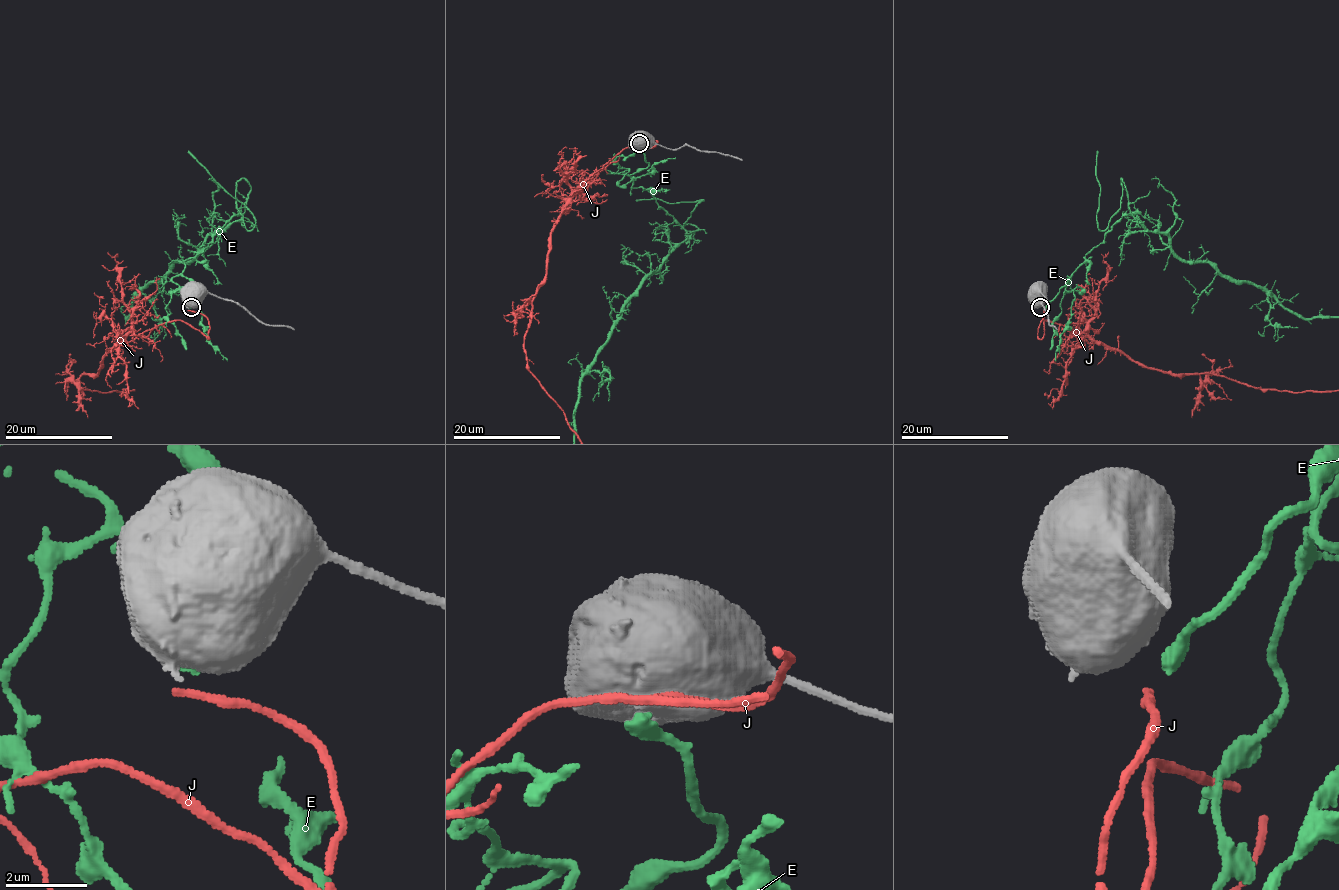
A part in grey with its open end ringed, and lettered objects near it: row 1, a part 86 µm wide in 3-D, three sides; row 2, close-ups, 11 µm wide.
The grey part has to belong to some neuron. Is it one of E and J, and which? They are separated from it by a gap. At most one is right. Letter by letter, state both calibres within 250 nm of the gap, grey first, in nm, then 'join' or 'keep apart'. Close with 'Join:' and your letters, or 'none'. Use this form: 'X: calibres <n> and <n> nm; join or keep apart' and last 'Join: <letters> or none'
E: calibres 1050 and 480 nm; keep apart
J: calibres 1050 and 280 nm; keep apart
Join: none

